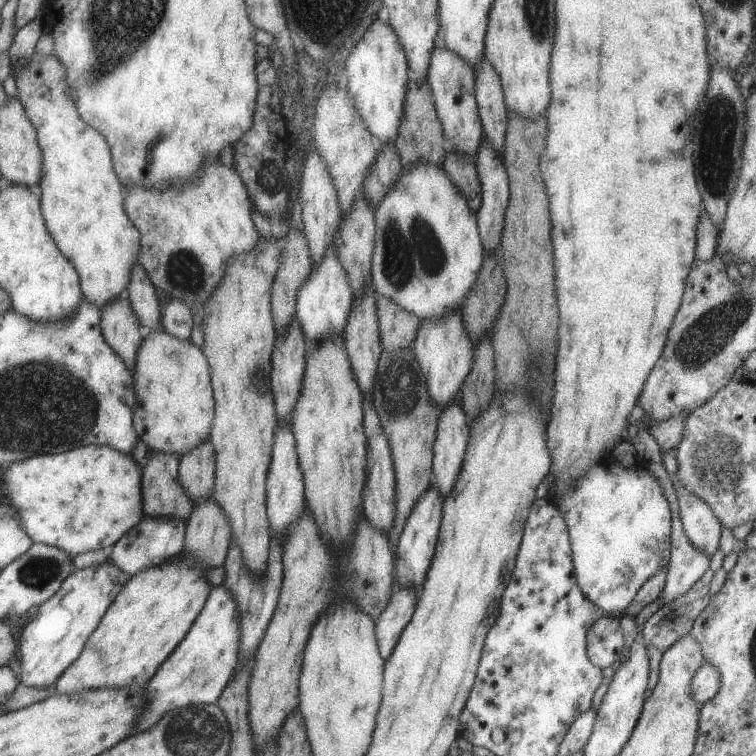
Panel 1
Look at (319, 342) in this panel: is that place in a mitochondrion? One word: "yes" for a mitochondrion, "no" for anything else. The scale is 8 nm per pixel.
no

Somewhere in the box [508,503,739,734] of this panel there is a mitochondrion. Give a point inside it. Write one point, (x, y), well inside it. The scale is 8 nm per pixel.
(672, 617)

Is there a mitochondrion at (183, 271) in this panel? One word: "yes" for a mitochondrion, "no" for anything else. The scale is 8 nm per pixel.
yes

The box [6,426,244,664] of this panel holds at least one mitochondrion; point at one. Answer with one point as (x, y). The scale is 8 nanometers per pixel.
(39, 572)

